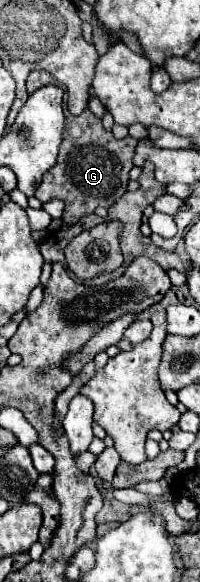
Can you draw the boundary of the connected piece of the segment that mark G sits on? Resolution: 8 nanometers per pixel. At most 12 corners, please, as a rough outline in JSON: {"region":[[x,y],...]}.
{"region":[[67,121],[35,197],[75,225],[127,193],[137,141]]}

